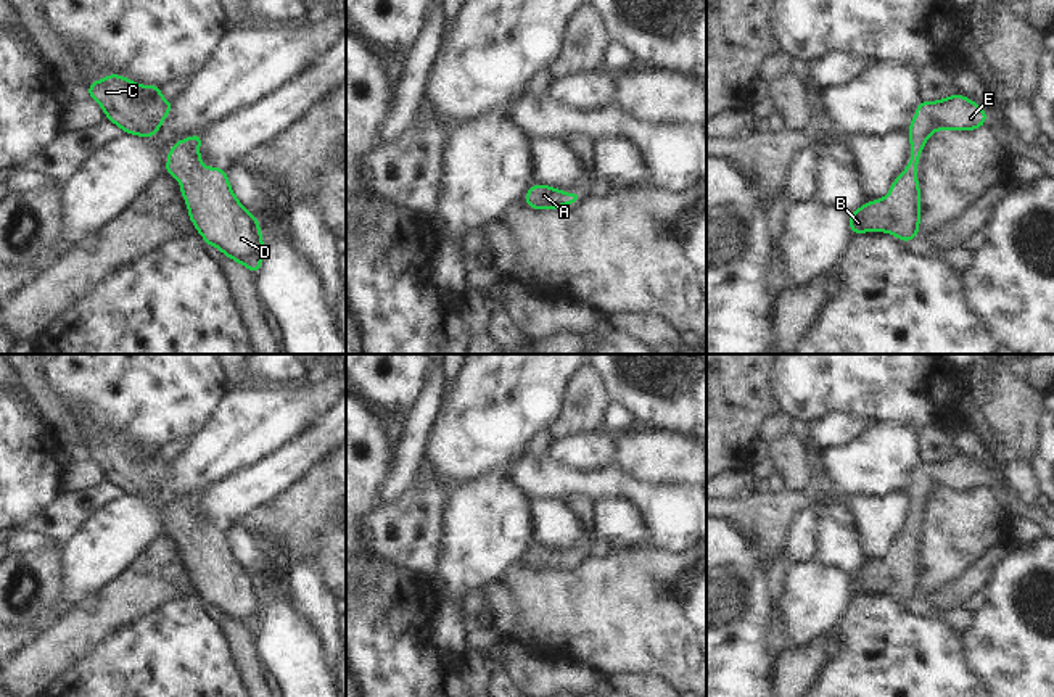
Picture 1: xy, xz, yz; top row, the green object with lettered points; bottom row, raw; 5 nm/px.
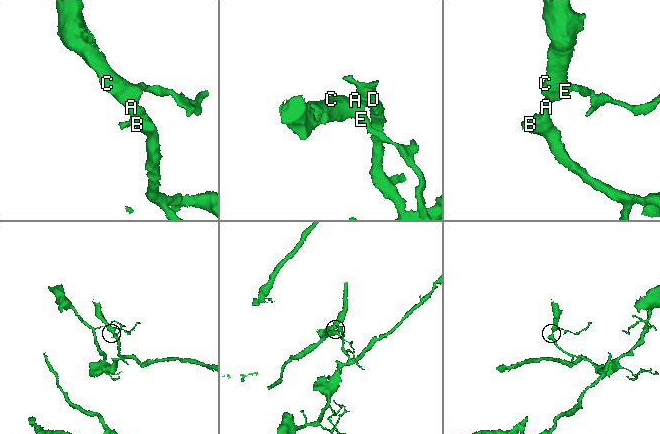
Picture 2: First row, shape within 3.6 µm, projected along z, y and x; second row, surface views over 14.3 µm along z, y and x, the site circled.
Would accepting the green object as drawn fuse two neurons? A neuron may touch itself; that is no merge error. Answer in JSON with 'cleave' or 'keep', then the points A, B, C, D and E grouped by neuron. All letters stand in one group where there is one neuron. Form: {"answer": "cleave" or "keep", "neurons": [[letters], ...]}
{"answer": "keep", "neurons": [["A", "B", "C", "D", "E"]]}

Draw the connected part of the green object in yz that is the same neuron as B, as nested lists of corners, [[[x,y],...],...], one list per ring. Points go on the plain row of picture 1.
[[[951,456],[938,462],[920,462],[908,489],[911,501],[911,522],[895,539],[888,555],[864,563],[850,575],[853,594],[887,592],[911,602],[917,597],[920,583],[920,549],[917,525],[924,504],[935,491],[974,491],[985,486],[986,472],[964,456]]]

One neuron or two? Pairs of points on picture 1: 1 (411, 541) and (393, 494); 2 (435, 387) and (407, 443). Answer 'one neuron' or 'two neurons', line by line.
1: two neurons
2: one neuron

